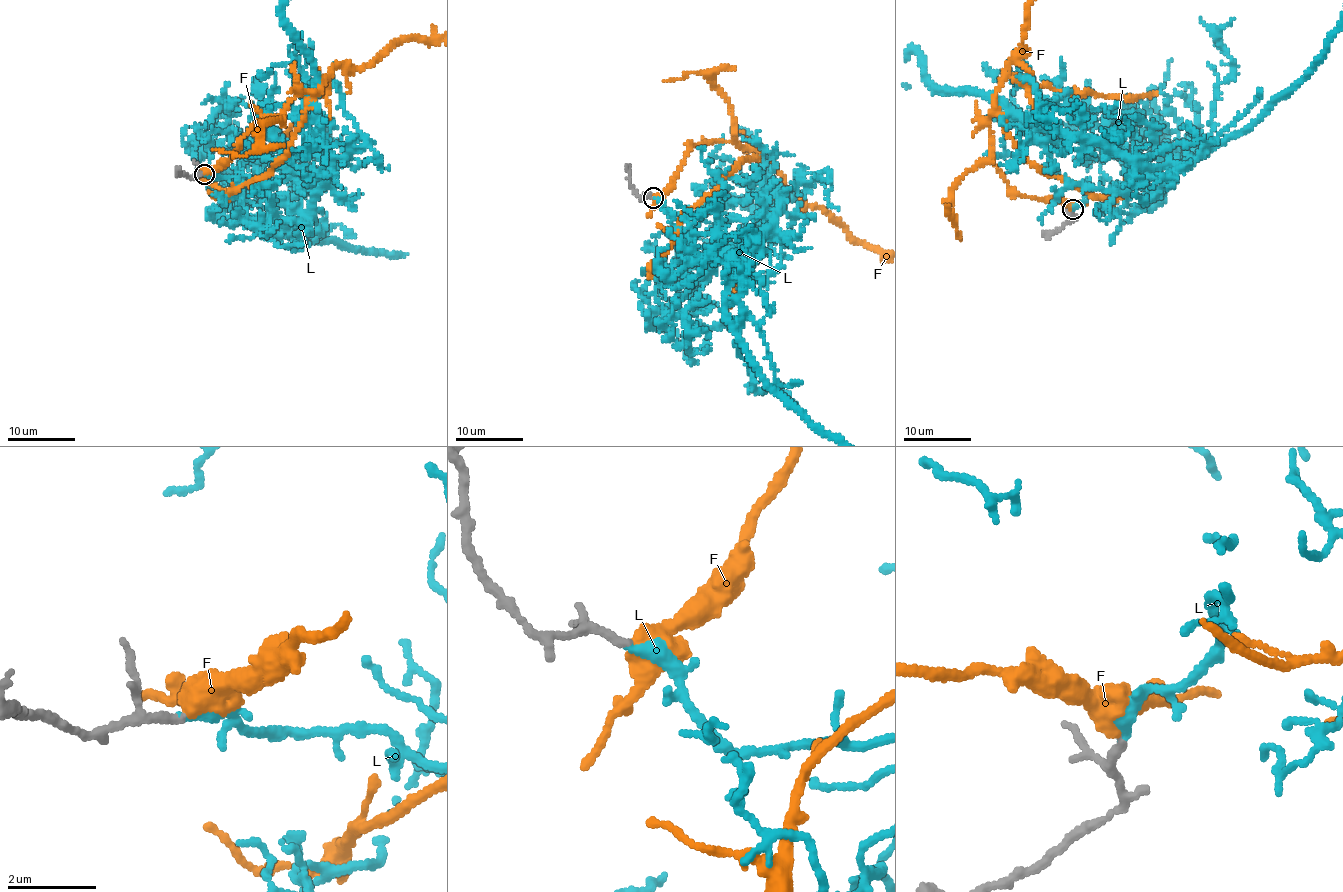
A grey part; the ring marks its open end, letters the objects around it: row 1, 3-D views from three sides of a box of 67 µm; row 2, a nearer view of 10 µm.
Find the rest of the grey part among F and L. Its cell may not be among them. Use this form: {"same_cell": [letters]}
{"same_cell": ["L"]}

